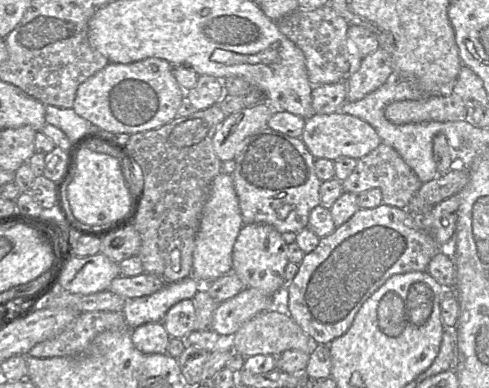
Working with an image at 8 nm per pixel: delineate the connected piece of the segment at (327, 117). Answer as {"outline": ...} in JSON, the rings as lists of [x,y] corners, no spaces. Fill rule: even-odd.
{"outline":[[[340,111],[331,114],[313,114],[305,120],[300,139],[315,159],[325,158],[332,161],[341,157],[358,160],[382,143],[376,130],[369,123],[357,116]]]}

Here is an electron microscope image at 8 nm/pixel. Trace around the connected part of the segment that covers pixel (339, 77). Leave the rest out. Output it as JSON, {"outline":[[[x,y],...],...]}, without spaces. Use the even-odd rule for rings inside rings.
{"outline":[[[330,4],[313,10],[298,8],[276,24],[279,31],[303,52],[312,86],[346,82],[360,68],[364,57],[349,42],[347,31],[350,24]]]}

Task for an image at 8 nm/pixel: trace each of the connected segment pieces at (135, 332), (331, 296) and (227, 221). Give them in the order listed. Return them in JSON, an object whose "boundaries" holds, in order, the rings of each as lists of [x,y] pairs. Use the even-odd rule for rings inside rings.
{"boundaries":[[[[152,322],[131,329],[134,346],[144,354],[167,354],[170,335],[163,322]]],[[[384,203],[372,209],[359,209],[333,233],[320,238],[312,252],[304,255],[297,274],[278,297],[284,298],[290,316],[306,334],[317,344],[329,345],[347,332],[363,303],[391,276],[427,271],[429,262],[440,251],[441,246],[421,228],[418,218],[408,210]]],[[[220,172],[212,181],[209,197],[203,207],[200,227],[193,251],[192,275],[200,283],[210,283],[232,271],[232,253],[244,225],[232,175]]]]}

